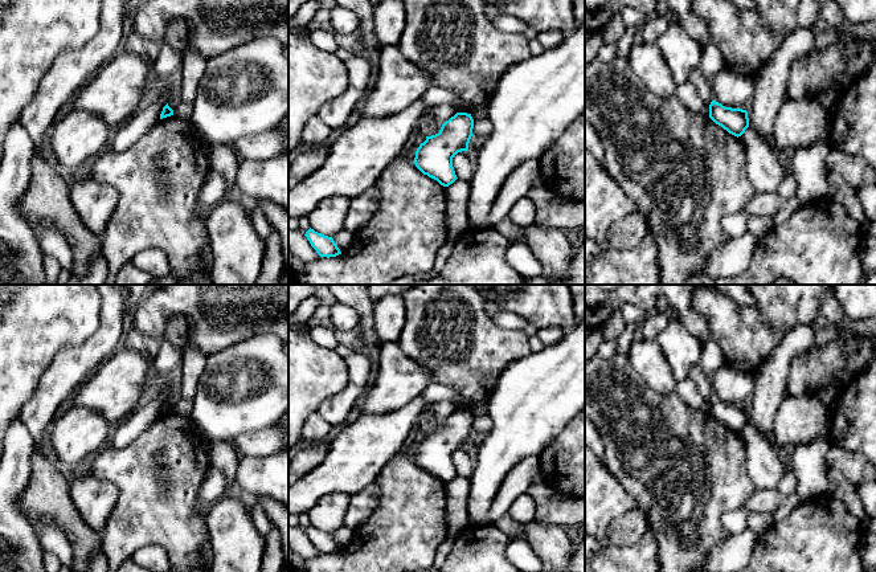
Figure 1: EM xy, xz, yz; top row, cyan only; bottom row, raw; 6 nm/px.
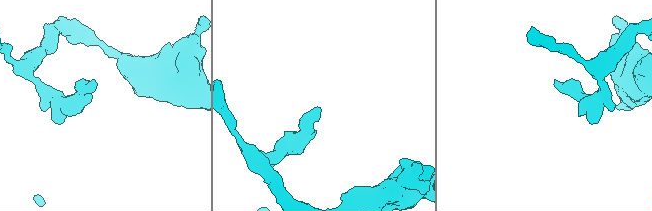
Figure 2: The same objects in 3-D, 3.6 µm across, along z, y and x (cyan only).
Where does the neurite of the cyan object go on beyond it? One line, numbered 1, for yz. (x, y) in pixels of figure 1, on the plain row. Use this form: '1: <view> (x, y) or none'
1: none

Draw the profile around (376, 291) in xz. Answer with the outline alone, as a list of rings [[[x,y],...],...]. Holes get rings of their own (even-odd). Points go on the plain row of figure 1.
[[[365,285],[369,293],[369,297],[373,301],[377,301],[385,295],[390,294],[402,294],[413,285]]]

